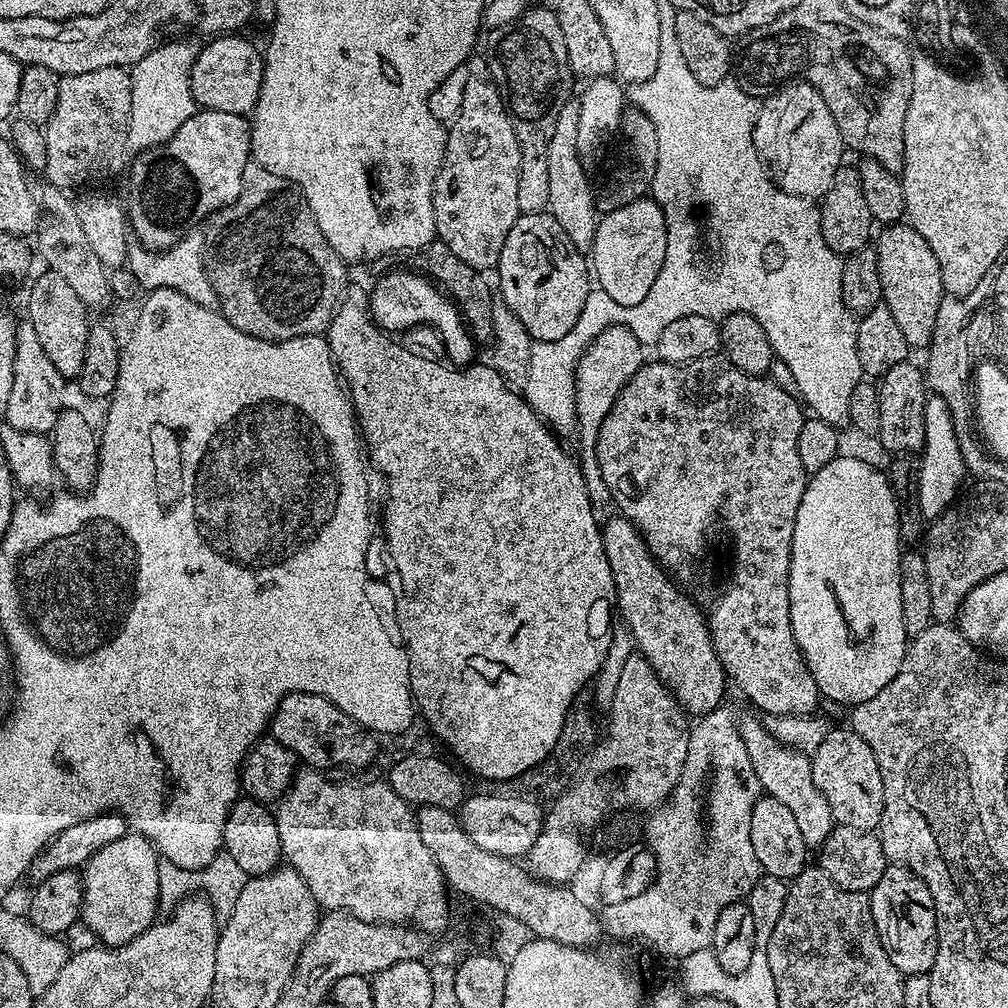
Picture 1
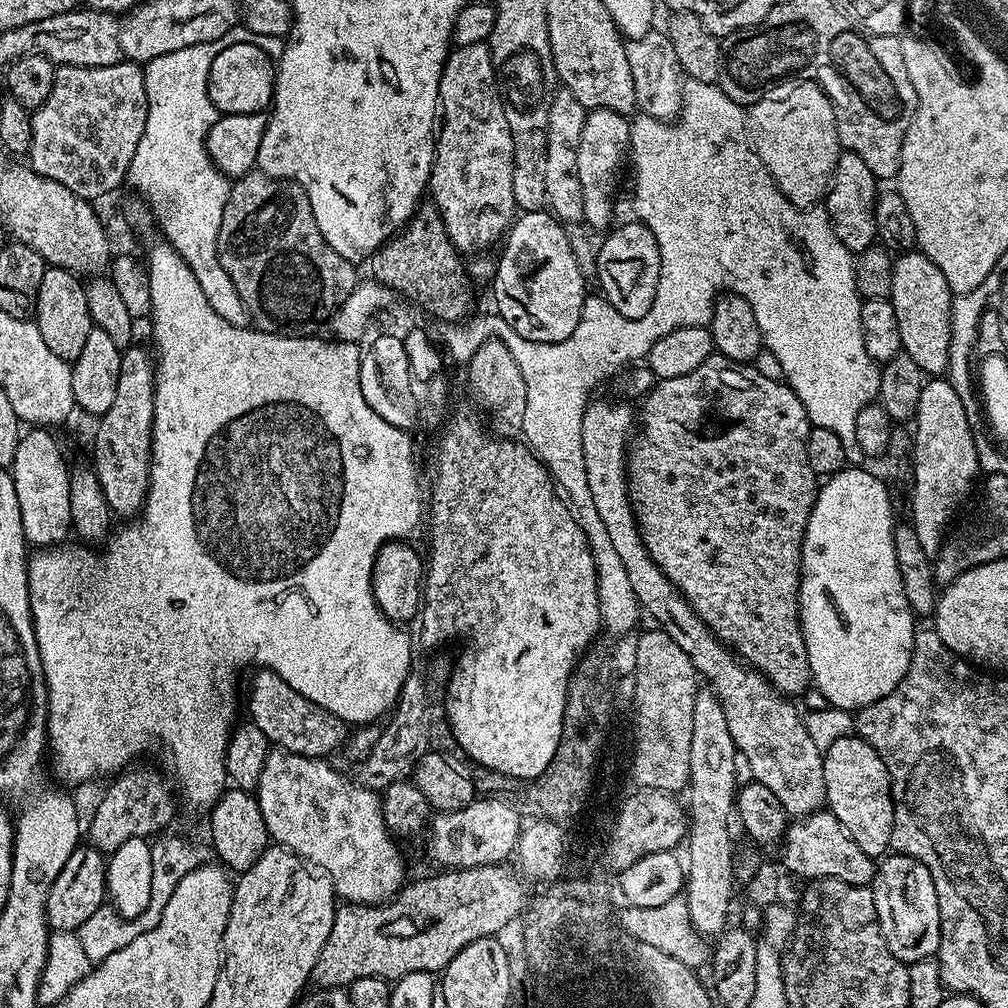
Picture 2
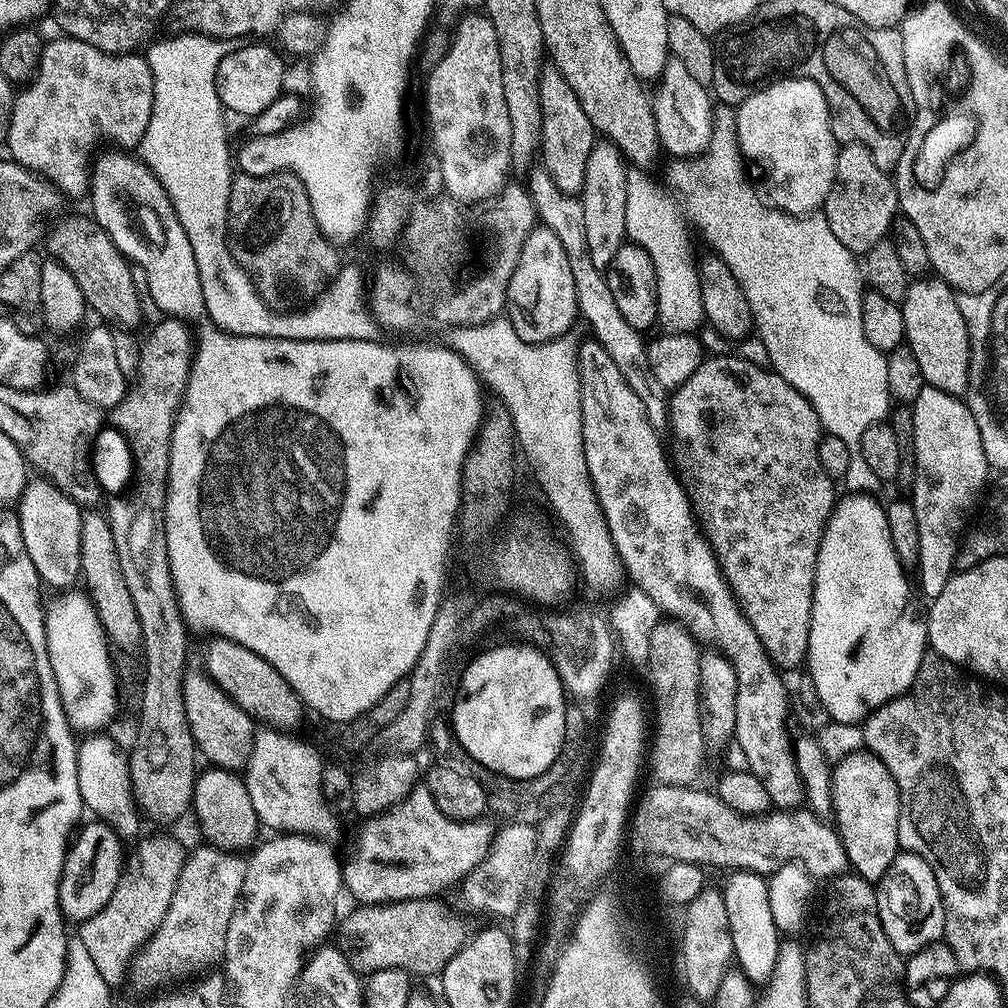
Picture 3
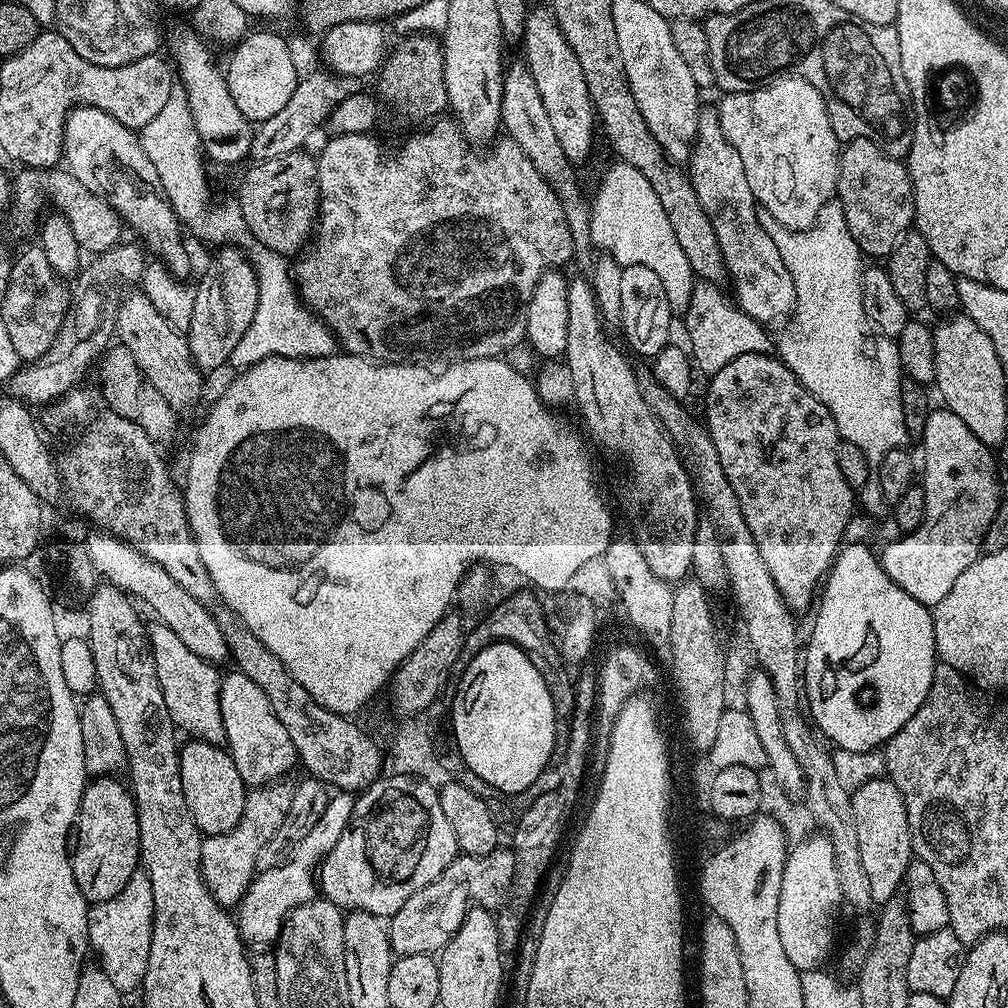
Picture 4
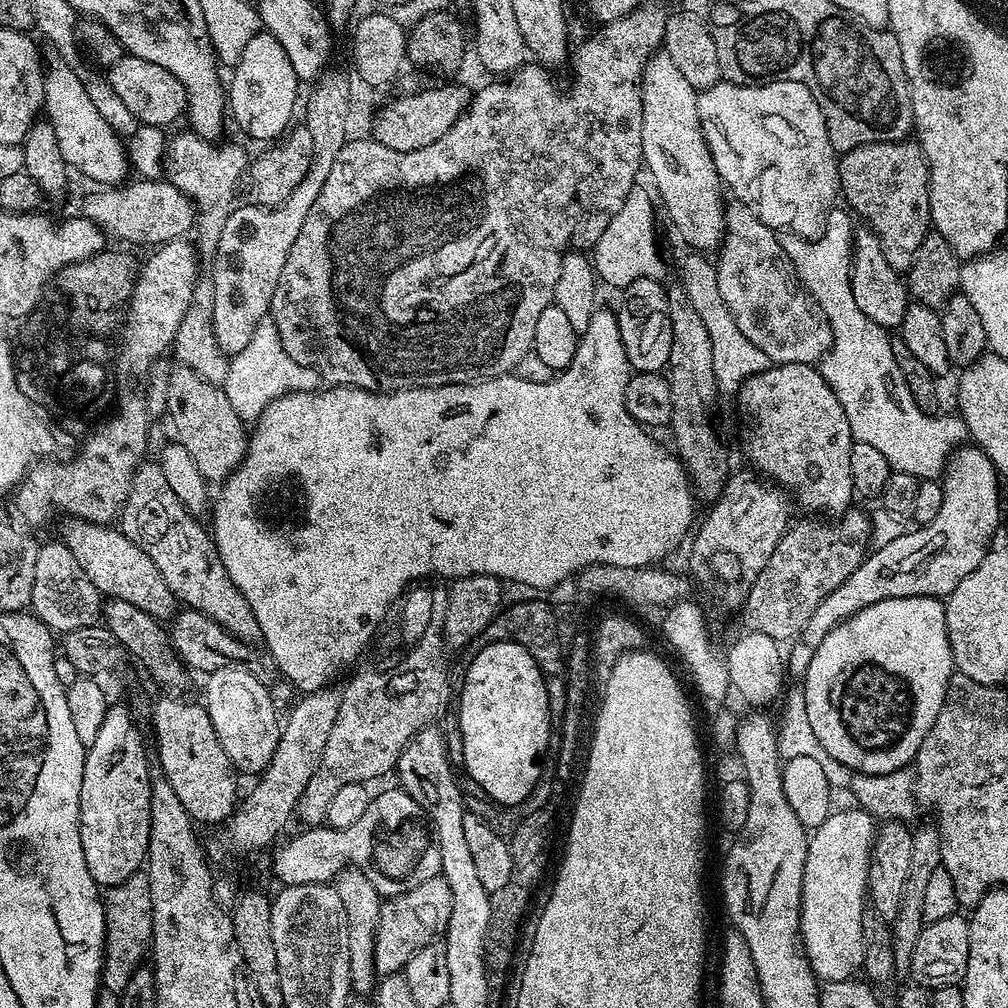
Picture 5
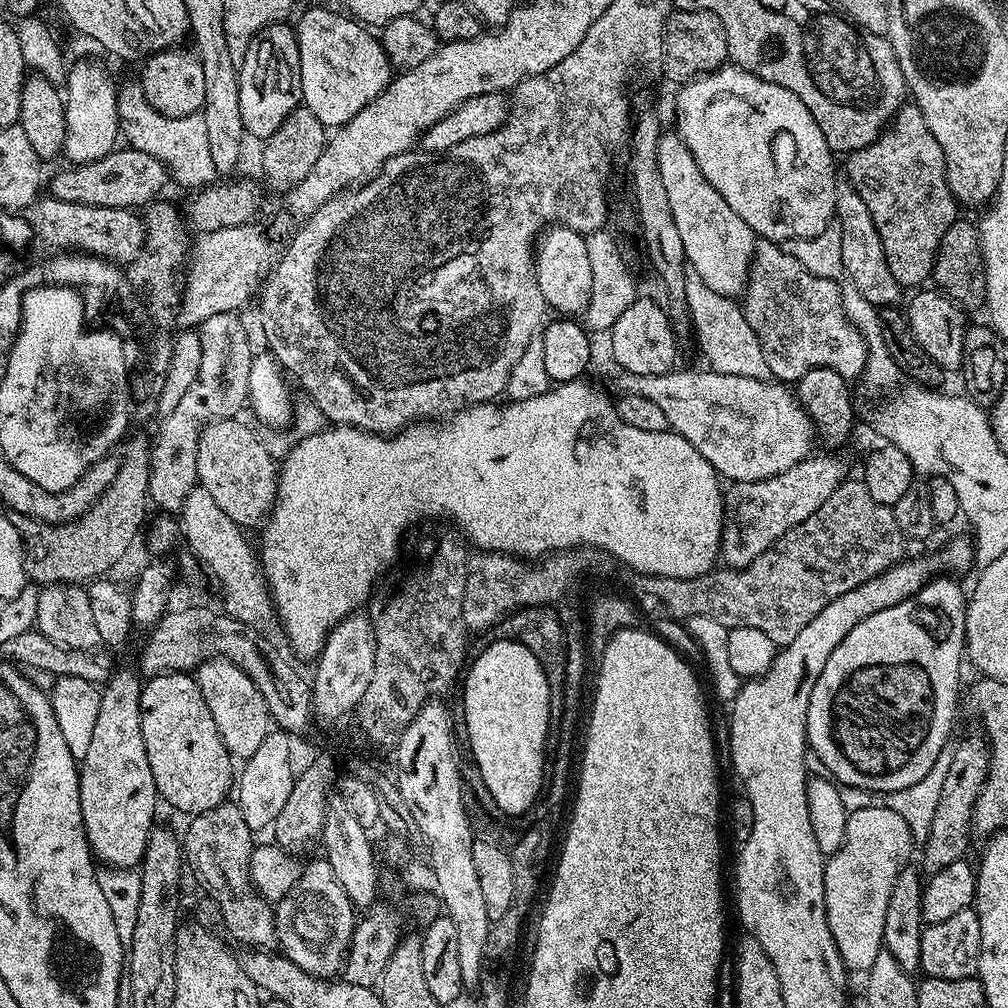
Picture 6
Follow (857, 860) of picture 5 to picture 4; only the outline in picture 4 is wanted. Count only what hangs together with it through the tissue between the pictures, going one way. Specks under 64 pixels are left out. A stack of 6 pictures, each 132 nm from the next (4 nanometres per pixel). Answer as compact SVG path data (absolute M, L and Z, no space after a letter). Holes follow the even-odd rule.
M813 834L804 842L789 847L782 876L782 894L778 894L778 934L786 950L786 958L790 958L801 973L821 967L825 963L823 960L831 954L832 943L836 940L836 911L839 908L842 908L842 897L838 866L834 862L834 846L830 846L827 836Z

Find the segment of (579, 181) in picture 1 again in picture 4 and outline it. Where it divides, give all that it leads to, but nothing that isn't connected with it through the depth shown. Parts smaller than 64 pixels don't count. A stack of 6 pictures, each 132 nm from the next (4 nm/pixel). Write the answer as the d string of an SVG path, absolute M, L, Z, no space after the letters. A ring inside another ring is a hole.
M546 6L533 7L529 11L524 23L523 44L523 59L538 85L538 95L546 106L546 118L550 118L554 126L554 135L558 138L558 146L562 146L562 154L573 162L586 159L592 152L592 139L596 134L598 136L598 117L592 107L582 65L578 58L574 58L574 50L570 50L554 14Z

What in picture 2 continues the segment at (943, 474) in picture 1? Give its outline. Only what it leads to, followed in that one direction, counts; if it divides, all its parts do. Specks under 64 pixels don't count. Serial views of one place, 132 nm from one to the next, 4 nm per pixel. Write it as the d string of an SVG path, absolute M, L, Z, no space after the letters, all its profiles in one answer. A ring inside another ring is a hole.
M932 378L925 383L922 398L918 398L915 424L916 469L912 479L910 523L914 534L918 534L918 539L922 542L922 550L926 550L928 556L935 557L953 523L952 515L971 494L972 483L975 482L976 475L981 475L982 469L962 398L954 394L954 386L950 386L947 378Z

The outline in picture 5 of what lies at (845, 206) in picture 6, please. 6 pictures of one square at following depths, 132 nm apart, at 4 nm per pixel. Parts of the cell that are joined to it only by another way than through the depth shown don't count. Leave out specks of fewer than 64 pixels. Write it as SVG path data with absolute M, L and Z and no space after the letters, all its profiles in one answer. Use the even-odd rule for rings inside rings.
M860 226L855 229L852 238L852 277L850 278L850 290L854 290L854 302L870 322L878 322L885 330L899 329L902 318L906 318L906 310L910 303L907 283L902 279L901 273L896 272L886 262L886 254L882 254L882 242L878 234L874 234L871 228Z

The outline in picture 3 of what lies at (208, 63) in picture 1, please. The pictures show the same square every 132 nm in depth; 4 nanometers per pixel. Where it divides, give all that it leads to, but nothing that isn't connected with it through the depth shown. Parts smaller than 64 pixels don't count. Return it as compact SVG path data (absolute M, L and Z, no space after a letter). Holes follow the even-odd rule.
M244 42L233 47L232 51L222 58L216 71L216 89L221 105L229 113L237 112L240 116L254 118L262 114L262 110L266 110L266 106L270 106L270 102L277 100L285 91L285 57L273 48L268 42Z

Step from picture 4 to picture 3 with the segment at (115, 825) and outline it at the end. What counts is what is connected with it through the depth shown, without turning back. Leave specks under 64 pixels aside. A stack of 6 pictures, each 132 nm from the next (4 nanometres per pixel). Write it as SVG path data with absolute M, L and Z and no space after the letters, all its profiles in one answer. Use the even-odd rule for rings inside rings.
M93 823L86 825L84 829L81 827L75 833L64 858L58 896L60 909L68 922L83 922L94 918L94 914L98 914L98 910L102 910L102 906L110 902L110 894L114 894L120 874L124 871L126 852L124 853L121 836L108 823Z

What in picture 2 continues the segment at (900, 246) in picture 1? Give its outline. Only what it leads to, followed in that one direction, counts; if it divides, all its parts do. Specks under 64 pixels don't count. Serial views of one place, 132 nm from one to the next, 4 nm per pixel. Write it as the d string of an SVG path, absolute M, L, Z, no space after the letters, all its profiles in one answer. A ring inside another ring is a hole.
M919 250L901 251L892 266L894 318L898 318L900 346L907 356L918 362L925 374L940 378L947 373L950 362L950 314L953 292L942 278L942 270Z

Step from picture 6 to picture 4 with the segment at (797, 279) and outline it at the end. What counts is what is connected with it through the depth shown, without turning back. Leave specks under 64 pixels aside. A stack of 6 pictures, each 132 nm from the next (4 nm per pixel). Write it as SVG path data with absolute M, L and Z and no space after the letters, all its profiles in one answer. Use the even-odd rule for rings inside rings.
M701 111L698 118L696 142L692 146L692 155L686 161L690 169L690 179L694 186L694 194L698 194L698 202L702 202L702 210L706 210L706 218L714 228L714 238L718 238L718 250L722 252L722 262L727 283L732 283L731 295L736 307L742 309L750 318L765 326L779 325L791 317L796 307L796 291L794 280L790 278L790 270L782 262L782 254L778 254L778 246L774 246L774 238L760 224L760 212L754 194L750 190L750 182L746 182L746 170L742 170L742 158L728 139L722 134L720 117L715 111Z

